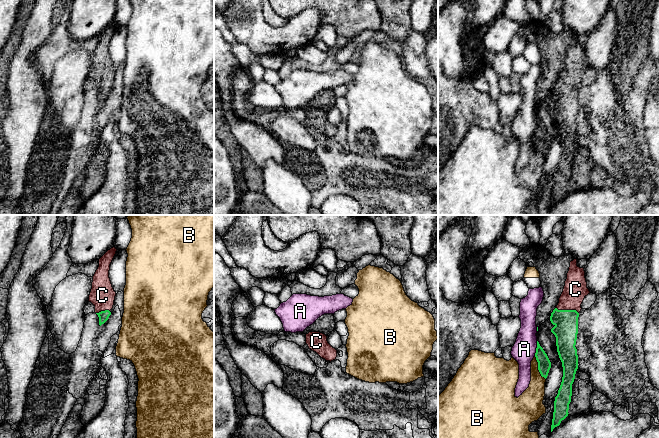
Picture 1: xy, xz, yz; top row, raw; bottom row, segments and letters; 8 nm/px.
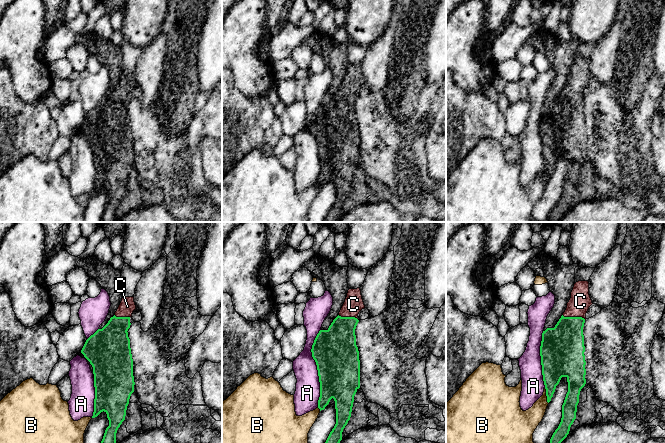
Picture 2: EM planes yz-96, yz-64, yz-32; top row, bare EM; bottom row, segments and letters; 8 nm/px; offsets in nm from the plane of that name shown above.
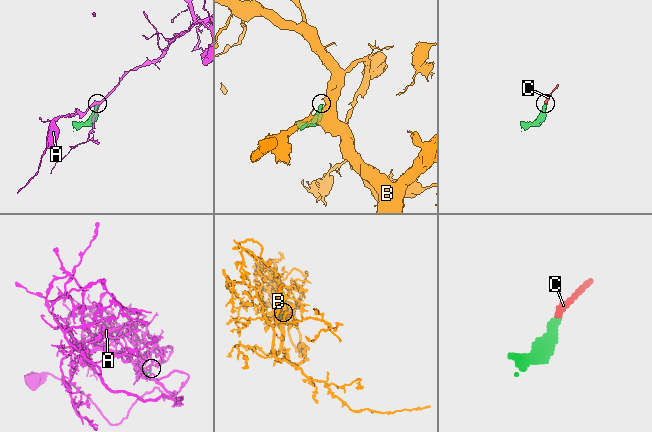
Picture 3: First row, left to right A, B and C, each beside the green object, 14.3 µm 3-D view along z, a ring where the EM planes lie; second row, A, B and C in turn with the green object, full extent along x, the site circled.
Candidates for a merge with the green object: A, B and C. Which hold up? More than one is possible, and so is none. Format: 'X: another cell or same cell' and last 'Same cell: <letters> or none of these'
A: another cell
B: another cell
C: same cell
Same cell: C

